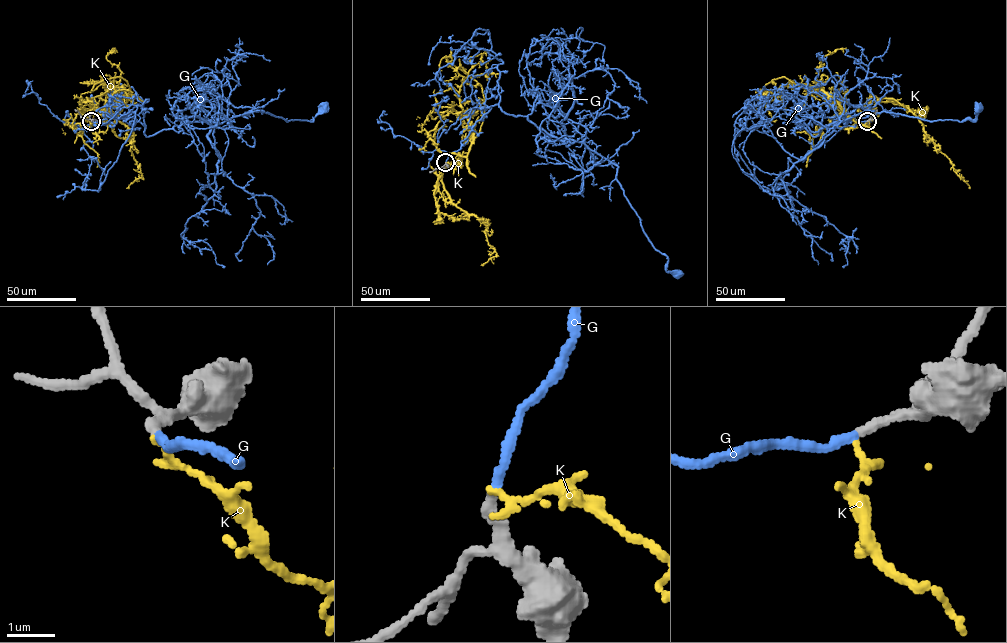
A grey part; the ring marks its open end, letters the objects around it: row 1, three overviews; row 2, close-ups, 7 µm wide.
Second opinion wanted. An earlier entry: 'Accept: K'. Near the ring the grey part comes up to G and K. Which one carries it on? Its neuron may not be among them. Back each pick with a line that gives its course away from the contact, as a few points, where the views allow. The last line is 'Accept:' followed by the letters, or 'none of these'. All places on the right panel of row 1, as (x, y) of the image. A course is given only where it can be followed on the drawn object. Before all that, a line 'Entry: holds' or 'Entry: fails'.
Entry: fails
G: it runs (867, 120), (819, 117), (806, 130), (815, 137), (825, 125), (867, 110), (962, 122), (976, 120), (978, 108)
Accept: G

